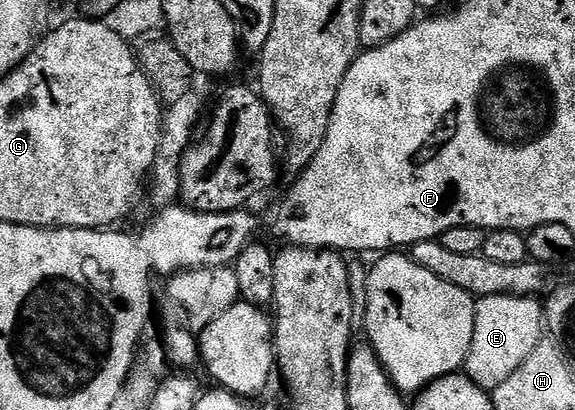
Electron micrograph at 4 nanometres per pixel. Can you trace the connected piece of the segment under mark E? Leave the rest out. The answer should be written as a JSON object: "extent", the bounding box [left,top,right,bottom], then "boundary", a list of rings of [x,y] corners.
{"extent":[463,294,546,391],"boundary":[[[499,294],[479,299],[474,312],[474,340],[463,364],[466,376],[486,391],[493,391],[517,372],[546,330],[544,307],[535,297]]]}

